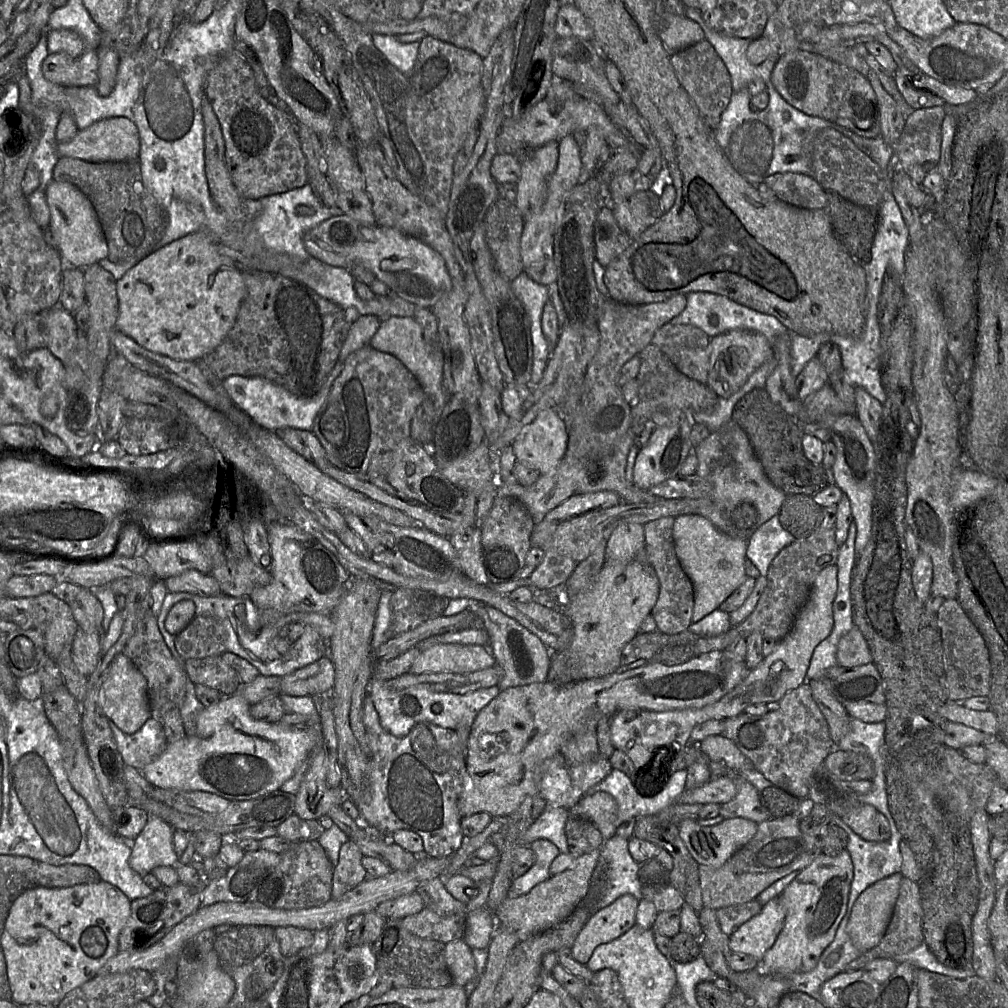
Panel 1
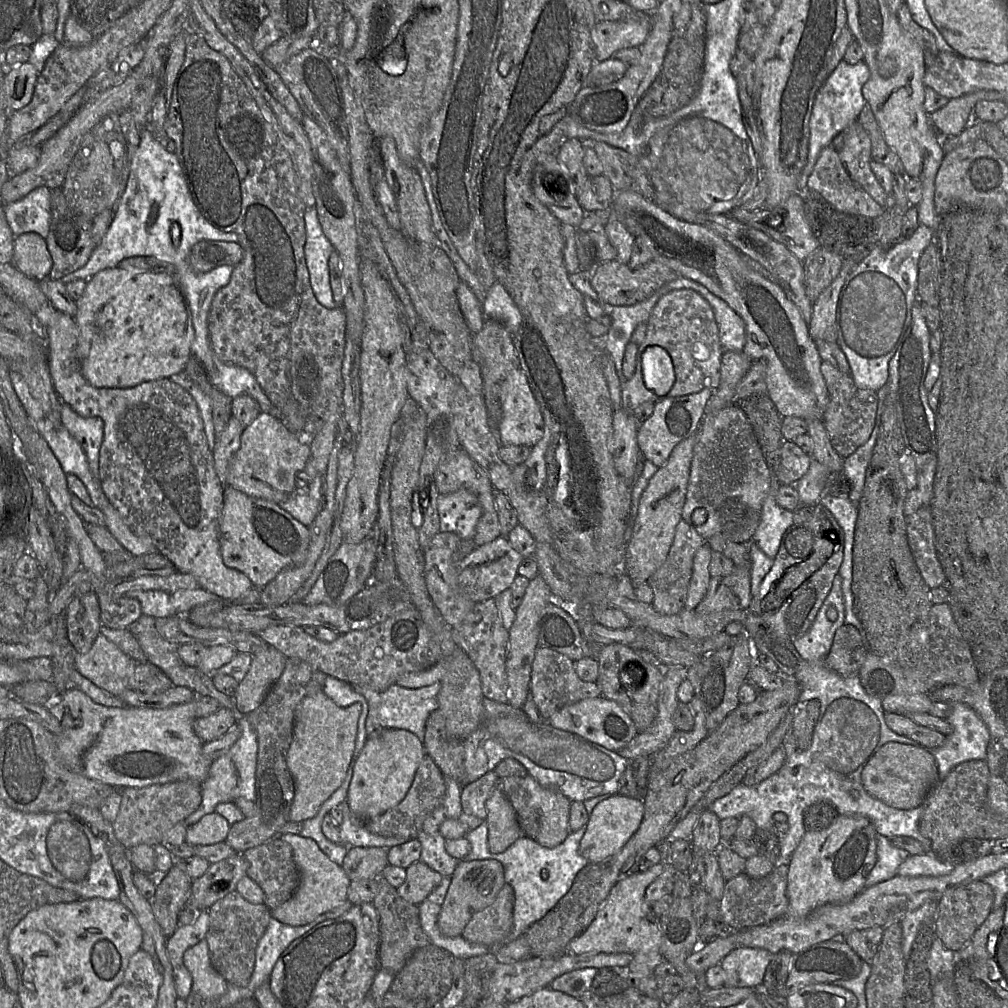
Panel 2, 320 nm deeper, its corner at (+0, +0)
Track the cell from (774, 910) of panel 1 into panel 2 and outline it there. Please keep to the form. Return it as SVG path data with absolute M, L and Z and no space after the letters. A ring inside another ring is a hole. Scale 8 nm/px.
M737 947L720 962L726 978L725 987L761 987L773 954L762 948Z

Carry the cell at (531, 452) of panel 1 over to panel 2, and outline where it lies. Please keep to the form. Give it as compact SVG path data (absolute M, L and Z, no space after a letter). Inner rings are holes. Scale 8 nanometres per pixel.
M520 369L512 370L500 388L502 416L496 435L501 444L534 446L544 435L544 419L530 389L526 375Z

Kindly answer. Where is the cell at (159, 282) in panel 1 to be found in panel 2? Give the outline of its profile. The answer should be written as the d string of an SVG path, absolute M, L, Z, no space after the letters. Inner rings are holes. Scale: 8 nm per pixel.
M115 267L112 269L104 269L85 281L87 281L86 288L80 299L76 301L77 313L73 318L79 329L77 356L81 372L92 386L96 388L131 388L144 382L169 378L184 371L186 364L192 357L191 344L194 340L195 332L185 293L175 281L173 275L167 273L152 273L138 268Z

